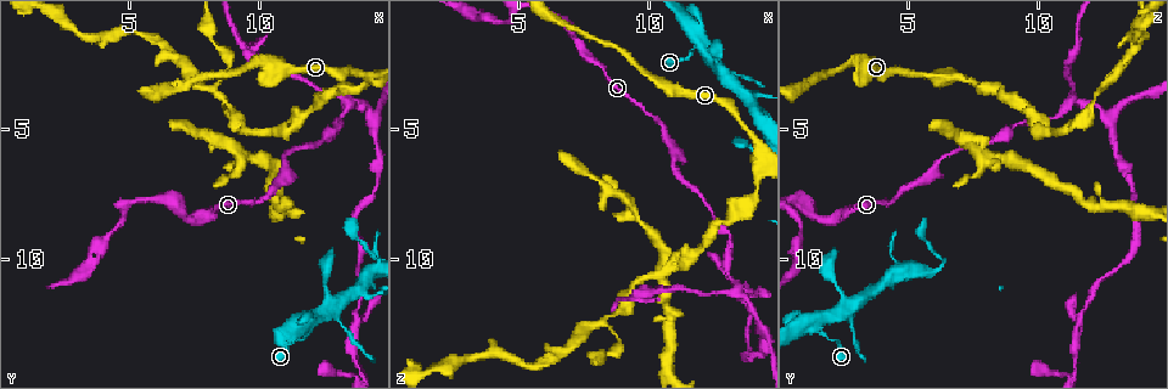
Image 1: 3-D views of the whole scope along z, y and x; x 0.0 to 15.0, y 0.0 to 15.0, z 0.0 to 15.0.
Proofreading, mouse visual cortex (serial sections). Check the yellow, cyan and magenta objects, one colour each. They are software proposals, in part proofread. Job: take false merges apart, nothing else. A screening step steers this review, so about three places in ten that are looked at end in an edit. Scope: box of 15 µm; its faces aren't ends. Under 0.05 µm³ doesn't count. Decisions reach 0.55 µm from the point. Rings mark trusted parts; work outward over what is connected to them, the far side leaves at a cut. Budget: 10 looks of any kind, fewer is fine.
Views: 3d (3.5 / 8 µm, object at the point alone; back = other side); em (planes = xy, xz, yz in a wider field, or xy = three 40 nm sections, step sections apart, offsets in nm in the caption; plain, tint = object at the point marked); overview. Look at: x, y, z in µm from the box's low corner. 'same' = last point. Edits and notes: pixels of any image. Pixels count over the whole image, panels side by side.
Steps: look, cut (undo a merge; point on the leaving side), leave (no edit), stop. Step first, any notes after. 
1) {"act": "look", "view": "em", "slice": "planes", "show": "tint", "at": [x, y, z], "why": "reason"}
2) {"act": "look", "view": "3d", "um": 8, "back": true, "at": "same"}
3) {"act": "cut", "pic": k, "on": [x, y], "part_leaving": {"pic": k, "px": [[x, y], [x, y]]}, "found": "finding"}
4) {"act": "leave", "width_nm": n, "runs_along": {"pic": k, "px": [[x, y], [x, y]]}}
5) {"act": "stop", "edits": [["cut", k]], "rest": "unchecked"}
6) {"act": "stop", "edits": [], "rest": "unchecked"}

{"act": "look", "view": "3d", "um": 8, "at": [8.2, 3.4, 12.3], "why": "side arm on a straight run"}

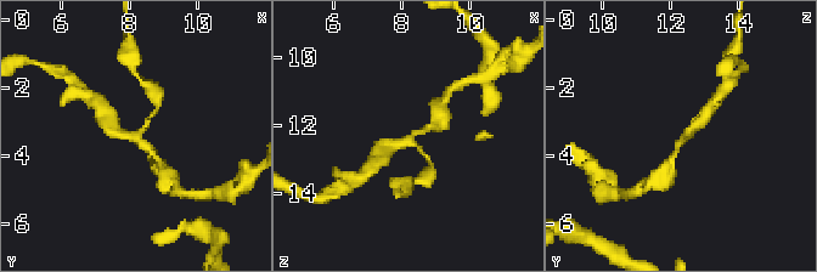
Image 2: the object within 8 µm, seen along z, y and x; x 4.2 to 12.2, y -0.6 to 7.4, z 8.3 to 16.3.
{"act": "look", "view": "em", "slice": "xy", "step": 1, "show": "tint", "at": [8.2, 3.5, 12.4]}

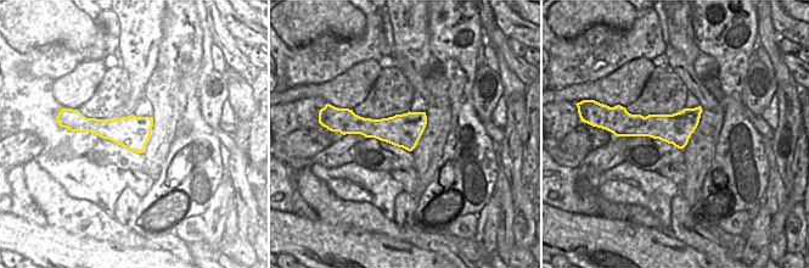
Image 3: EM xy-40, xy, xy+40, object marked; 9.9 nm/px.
{"act": "leave", "arms": 3, "arm_widths_nm": [150, 200, 250], "runs_along": {"pic": 2, "px": [[159, 163], [107, 120]]}, "found": "continuous, no second cell"}

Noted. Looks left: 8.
{"act": "look", "view": "3d", "um": 3.5, "at": [12.0, 12.5, 1.5], "why": "four or more arms meet"}

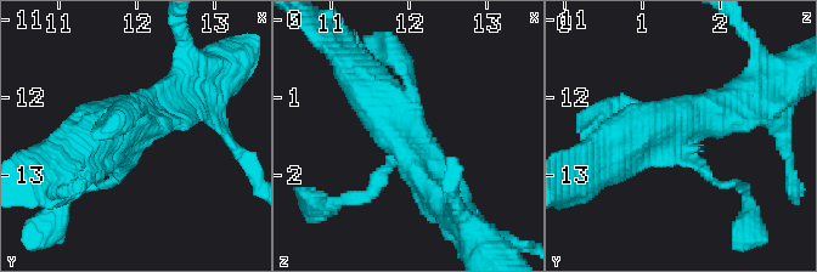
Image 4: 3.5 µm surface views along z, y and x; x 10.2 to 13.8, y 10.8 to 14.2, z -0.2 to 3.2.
{"act": "look", "view": "em", "slice": "xy", "step": 1, "show": "tint", "at": [12.00, 12.50, 1.60], "arms": 4, "arm_widths_nm": [150, 150, 400, 600], "why": "shape alone is not enough"}

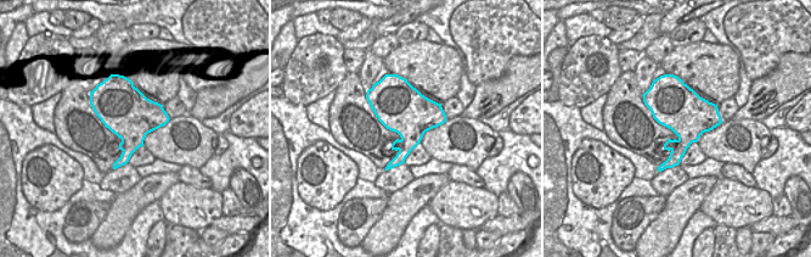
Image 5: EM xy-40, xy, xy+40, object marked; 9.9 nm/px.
{"act": "look", "view": "em", "slice": "planes", "show": "tint", "at": "same", "why": "another direction"}

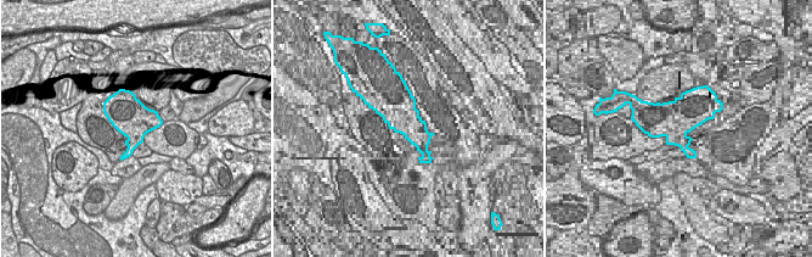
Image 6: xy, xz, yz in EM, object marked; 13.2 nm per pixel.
{"act": "leave", "width_nm": 500, "runs_along": {"pic": 4, "px": [[100, 185], [172, 106]]}, "found": "continuous, no second cell"}

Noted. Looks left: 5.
{"act": "look", "view": "3d", "um": 8, "at": [13.5, 4.0, 11.2], "why": "narrows sharply"}

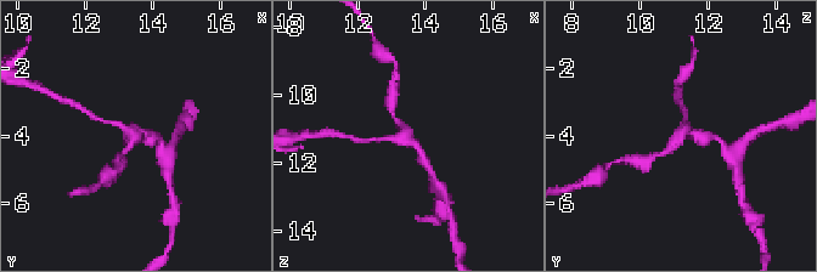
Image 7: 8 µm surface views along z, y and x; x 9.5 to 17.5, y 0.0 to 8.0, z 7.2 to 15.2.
{"act": "look", "view": "em", "slice": "planes", "show": "tint", "at": [13.5, 3.9, 11.2], "arms": 3, "arm_widths_nm": [150, 200, 200]}

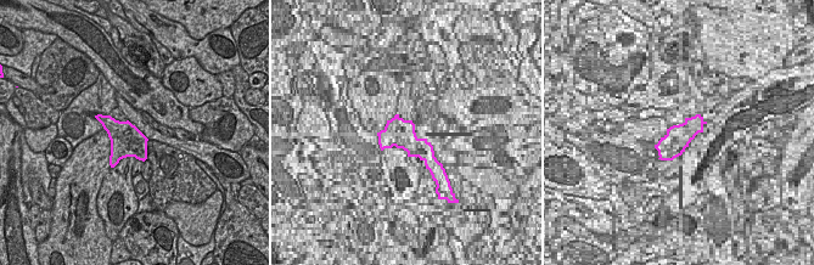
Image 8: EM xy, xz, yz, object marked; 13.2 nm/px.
{"act": "leave", "width_nm": 440, "runs_along": {"pic": 7, "px": [[392, 113], [423, 160]]}, "found": "all the same cell"}

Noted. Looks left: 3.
{"act": "look", "view": "3d", "um": 8, "at": [14.5, 4.6, 12.6], "why": "sudden change in width"}

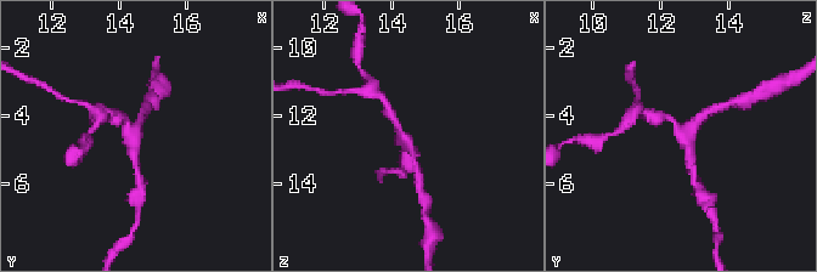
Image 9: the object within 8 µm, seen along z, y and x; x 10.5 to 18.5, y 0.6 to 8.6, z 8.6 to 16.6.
{"act": "look", "view": "em", "slice": "xy", "step": 2, "show": "tint", "at": [14.4, 4.5, 12.6], "arms": 3, "arm_widths_nm": [200, 250, 250], "why": "need the tissue"}

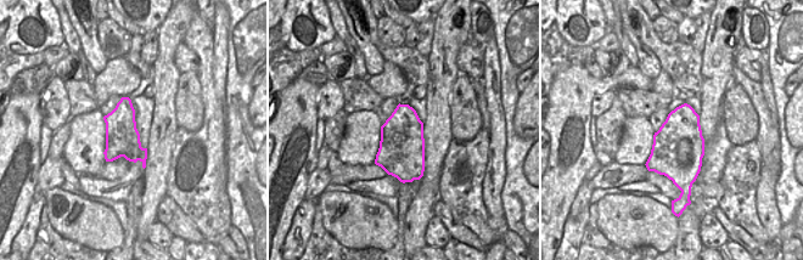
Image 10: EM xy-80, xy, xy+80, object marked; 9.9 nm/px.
{"act": "leave", "runs_along": {"pic": 9, "px": [[659, 117], [677, 125], [693, 168]]}, "found": "continuous, no second cell"}

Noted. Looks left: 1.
{"act": "stop", "edits": [], "rest": "unchecked"}

